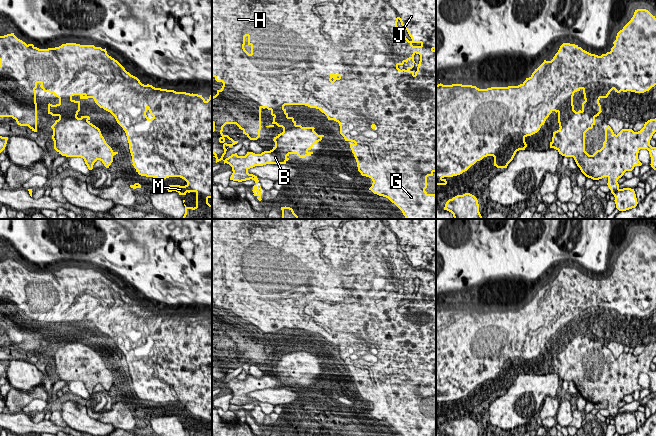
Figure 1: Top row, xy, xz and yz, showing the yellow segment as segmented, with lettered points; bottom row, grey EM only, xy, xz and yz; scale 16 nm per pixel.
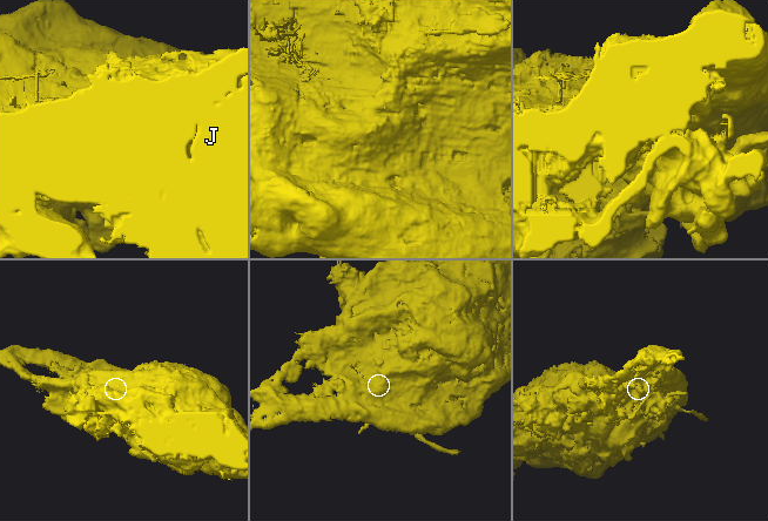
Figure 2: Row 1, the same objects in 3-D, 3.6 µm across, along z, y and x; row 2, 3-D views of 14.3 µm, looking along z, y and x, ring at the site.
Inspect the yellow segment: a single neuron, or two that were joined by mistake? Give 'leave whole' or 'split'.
split

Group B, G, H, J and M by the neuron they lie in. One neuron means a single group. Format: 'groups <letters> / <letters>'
groups B / G H J M

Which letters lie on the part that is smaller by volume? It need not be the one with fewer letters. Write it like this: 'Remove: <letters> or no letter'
Remove: B

